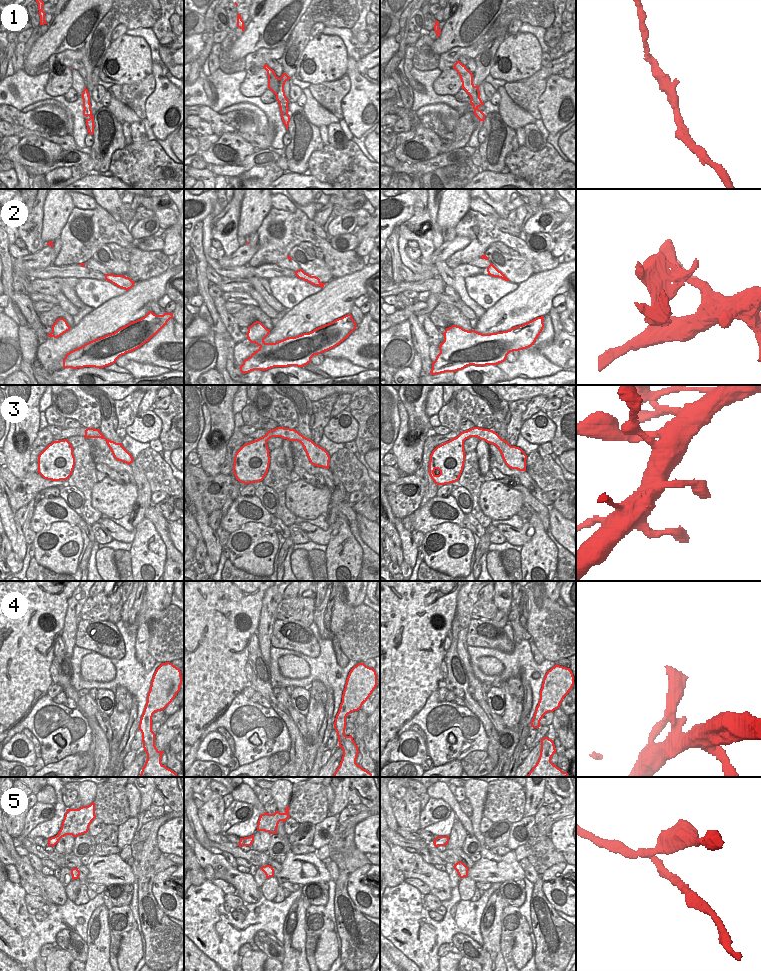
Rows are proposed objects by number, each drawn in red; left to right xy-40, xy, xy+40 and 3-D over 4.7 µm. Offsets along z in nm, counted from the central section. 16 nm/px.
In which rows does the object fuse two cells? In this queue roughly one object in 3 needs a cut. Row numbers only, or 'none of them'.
2, 5

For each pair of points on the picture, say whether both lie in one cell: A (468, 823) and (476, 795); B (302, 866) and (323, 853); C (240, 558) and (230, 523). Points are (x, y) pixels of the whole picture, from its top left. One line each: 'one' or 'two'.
A: one
B: two
C: two

